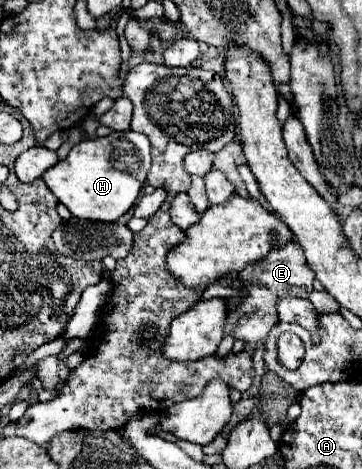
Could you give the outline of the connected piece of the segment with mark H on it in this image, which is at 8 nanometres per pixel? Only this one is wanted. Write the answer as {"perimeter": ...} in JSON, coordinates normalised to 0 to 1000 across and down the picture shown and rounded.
{"perimeter":[[[334,279],[213,305],[185,339],[163,343],[119,373],[119,386],[196,458],[246,471],[318,471],[367,441],[412,356],[417,322],[406,292],[373,279]]]}

